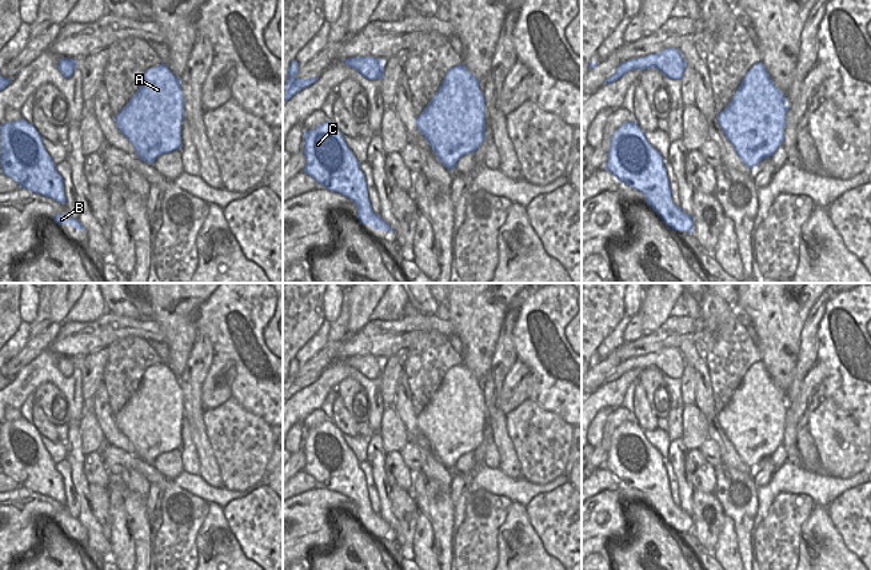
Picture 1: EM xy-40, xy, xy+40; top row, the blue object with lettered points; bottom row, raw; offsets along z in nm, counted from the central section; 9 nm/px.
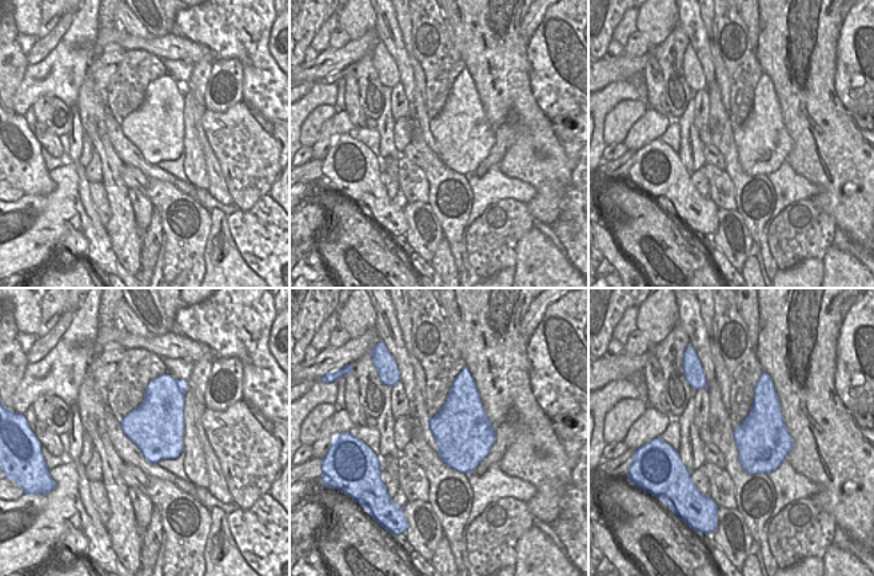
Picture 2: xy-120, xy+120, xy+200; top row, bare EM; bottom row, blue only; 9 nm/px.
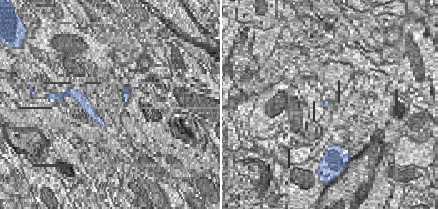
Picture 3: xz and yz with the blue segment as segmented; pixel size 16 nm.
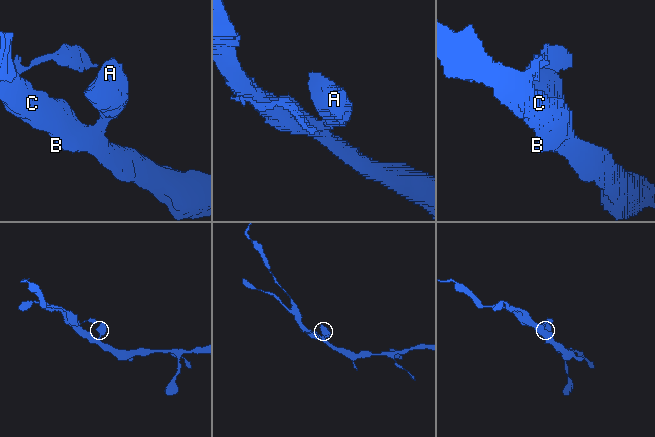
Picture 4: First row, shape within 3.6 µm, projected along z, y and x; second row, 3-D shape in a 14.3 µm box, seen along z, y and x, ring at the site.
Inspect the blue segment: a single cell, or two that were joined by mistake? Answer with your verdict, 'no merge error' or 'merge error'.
no merge error

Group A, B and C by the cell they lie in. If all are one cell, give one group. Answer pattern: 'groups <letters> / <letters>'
groups A B C

